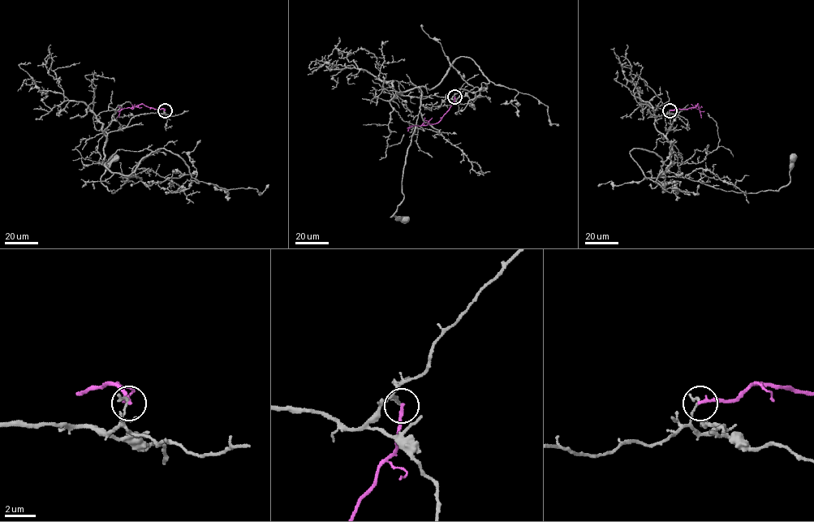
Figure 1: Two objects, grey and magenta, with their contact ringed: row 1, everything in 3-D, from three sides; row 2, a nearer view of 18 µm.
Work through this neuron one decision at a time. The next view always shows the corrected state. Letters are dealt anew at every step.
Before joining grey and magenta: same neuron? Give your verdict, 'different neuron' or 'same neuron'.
different neuron

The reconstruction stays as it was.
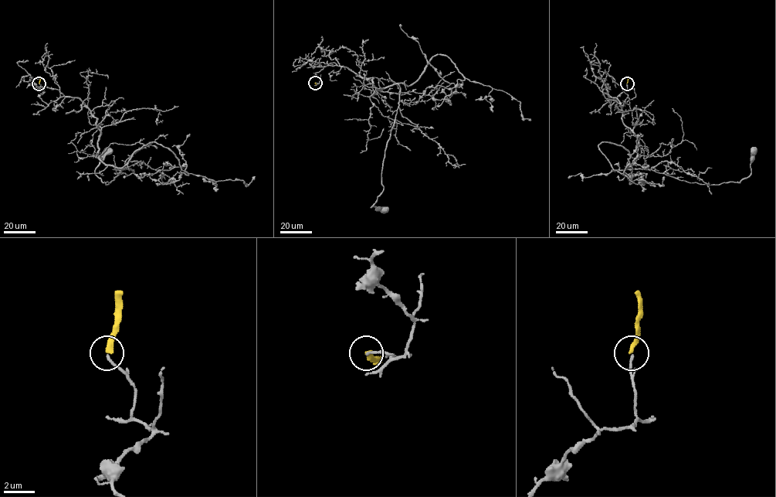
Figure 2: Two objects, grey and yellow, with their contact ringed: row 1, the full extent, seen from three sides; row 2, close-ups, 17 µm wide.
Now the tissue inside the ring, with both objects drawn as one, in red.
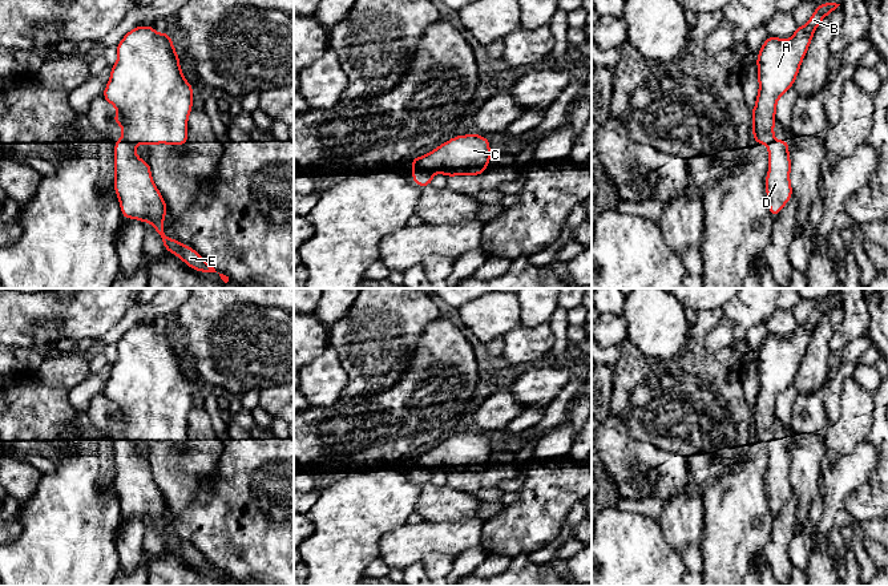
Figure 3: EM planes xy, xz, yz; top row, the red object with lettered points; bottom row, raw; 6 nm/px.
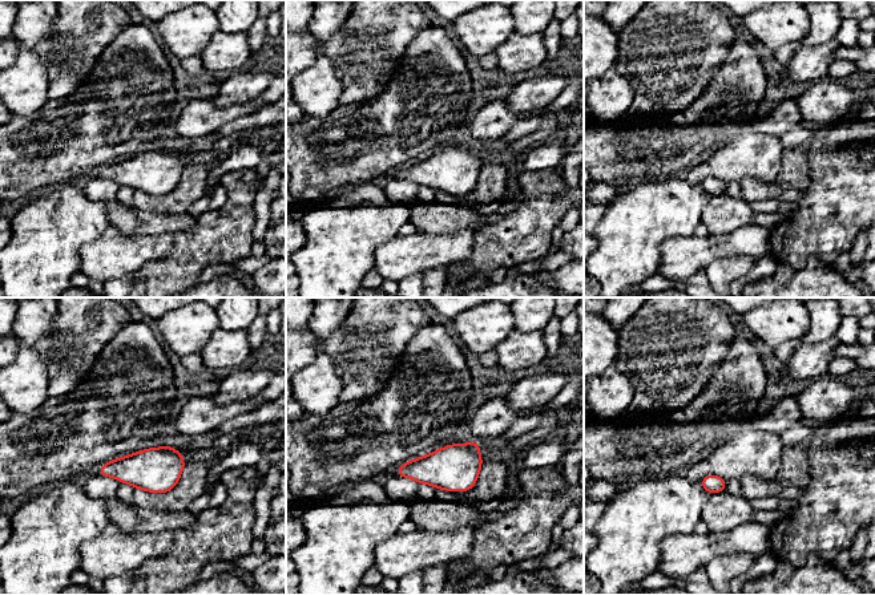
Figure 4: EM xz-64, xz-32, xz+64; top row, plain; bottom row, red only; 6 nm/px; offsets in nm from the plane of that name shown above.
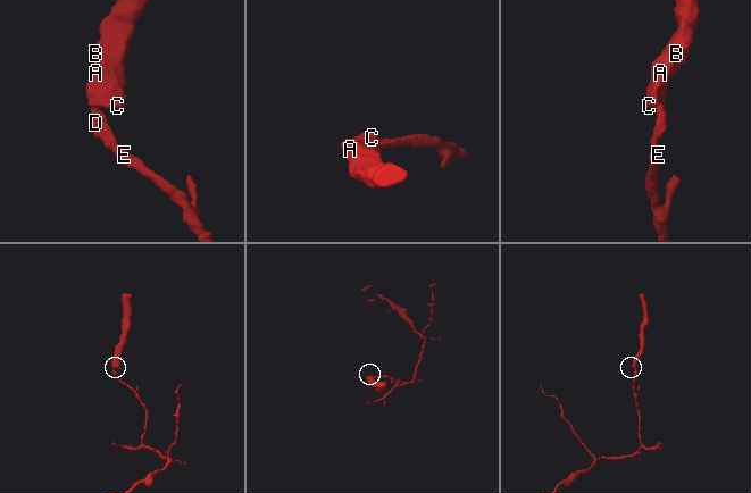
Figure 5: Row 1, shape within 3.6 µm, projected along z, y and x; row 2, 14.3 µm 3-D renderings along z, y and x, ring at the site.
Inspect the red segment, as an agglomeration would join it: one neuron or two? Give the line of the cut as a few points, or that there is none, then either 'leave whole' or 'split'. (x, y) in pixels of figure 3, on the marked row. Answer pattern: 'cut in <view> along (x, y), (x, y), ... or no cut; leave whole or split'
cut in xz along (414, 169), (426, 169), (432, 176); split

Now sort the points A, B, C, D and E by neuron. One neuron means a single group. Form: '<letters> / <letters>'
A B C / D E

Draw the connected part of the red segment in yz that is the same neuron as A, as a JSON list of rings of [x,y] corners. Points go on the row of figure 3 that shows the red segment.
[[[824,3],[818,5],[806,27],[796,27],[791,40],[767,37],[756,57],[759,93],[751,112],[754,120],[754,142],[771,144],[776,101],[796,80],[803,57],[811,44],[812,35],[820,21],[840,4]]]

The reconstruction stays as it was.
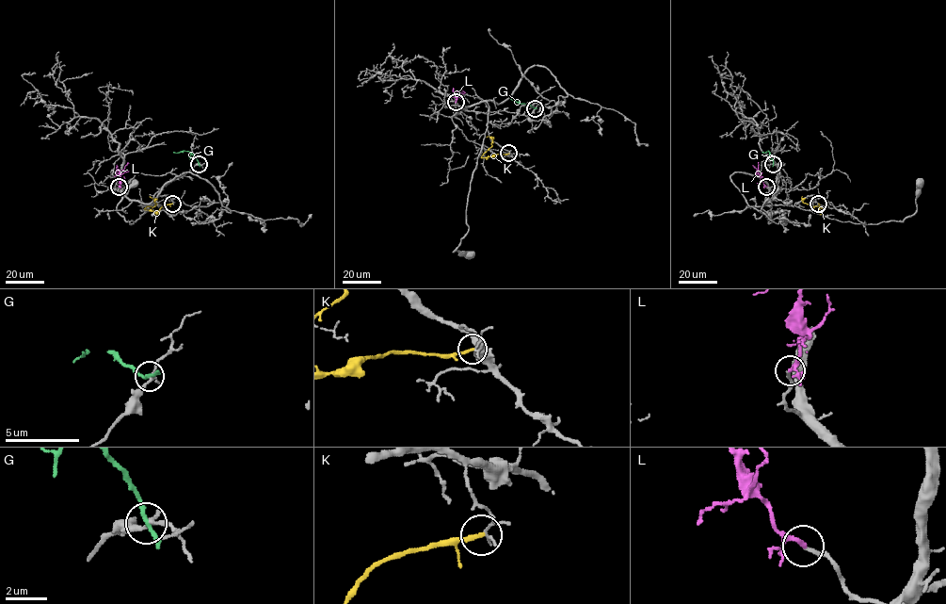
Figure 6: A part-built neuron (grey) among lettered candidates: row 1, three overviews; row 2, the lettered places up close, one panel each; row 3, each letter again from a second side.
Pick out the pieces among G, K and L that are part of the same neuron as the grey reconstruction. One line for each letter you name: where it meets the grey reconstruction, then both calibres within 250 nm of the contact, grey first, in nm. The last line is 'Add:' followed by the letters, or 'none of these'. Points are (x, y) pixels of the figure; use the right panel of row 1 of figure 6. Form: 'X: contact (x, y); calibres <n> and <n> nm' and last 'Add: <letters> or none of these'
L: contact (766, 187); calibres 180 and 170 nm
Add: L

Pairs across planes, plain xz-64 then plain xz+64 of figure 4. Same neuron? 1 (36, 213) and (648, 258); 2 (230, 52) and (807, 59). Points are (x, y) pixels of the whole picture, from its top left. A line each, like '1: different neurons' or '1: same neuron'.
1: same neuron
2: same neuron

